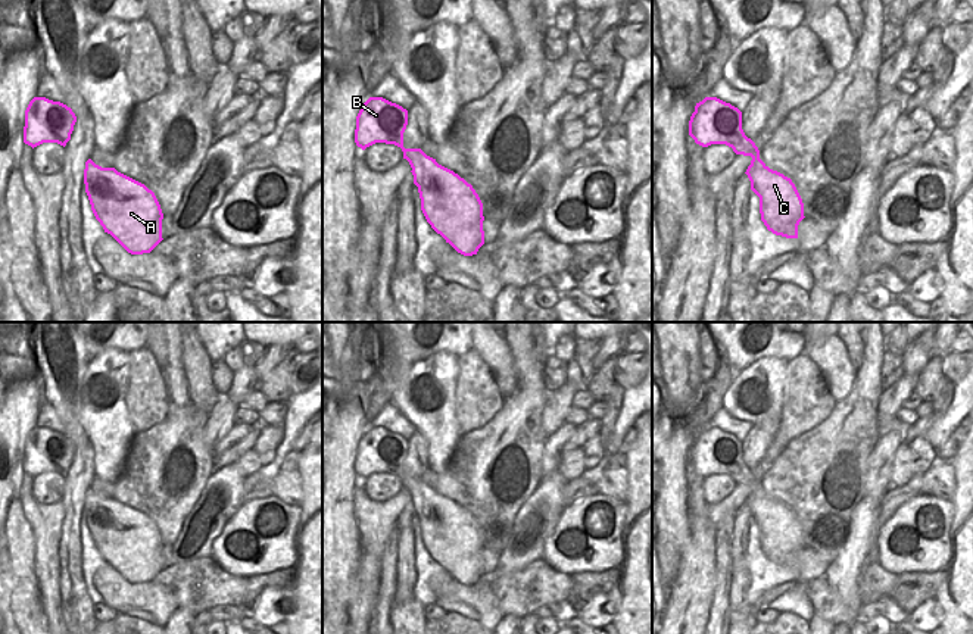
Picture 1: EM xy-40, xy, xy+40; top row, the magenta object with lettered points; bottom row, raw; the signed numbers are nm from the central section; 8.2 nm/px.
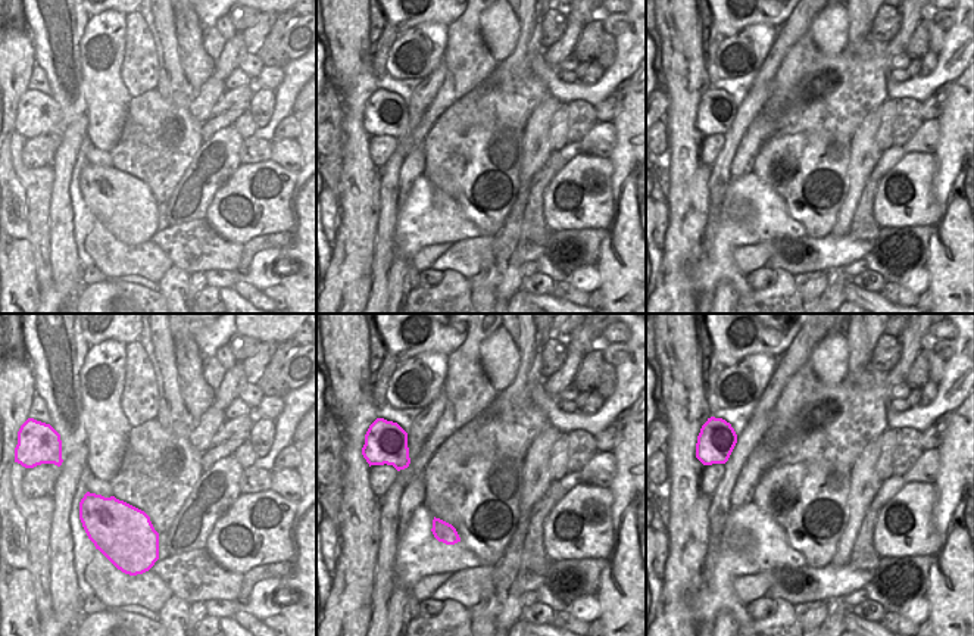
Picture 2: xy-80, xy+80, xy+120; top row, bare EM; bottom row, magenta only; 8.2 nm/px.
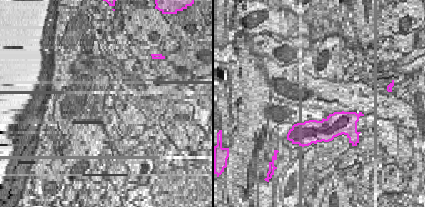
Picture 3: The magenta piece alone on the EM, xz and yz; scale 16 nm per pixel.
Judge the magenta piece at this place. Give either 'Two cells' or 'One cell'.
One cell.

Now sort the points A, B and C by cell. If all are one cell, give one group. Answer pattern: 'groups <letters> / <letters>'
groups A B C

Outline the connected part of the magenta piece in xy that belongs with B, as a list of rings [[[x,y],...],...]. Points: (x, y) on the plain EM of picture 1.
[[[369,427],[356,446],[355,472],[362,480],[375,472],[400,477],[412,497],[427,552],[458,583],[477,584],[484,574],[483,533],[478,524],[464,507],[421,478],[405,478],[406,455],[406,438],[383,427]]]

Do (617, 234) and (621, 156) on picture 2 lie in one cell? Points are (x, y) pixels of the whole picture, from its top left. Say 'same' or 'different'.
same

